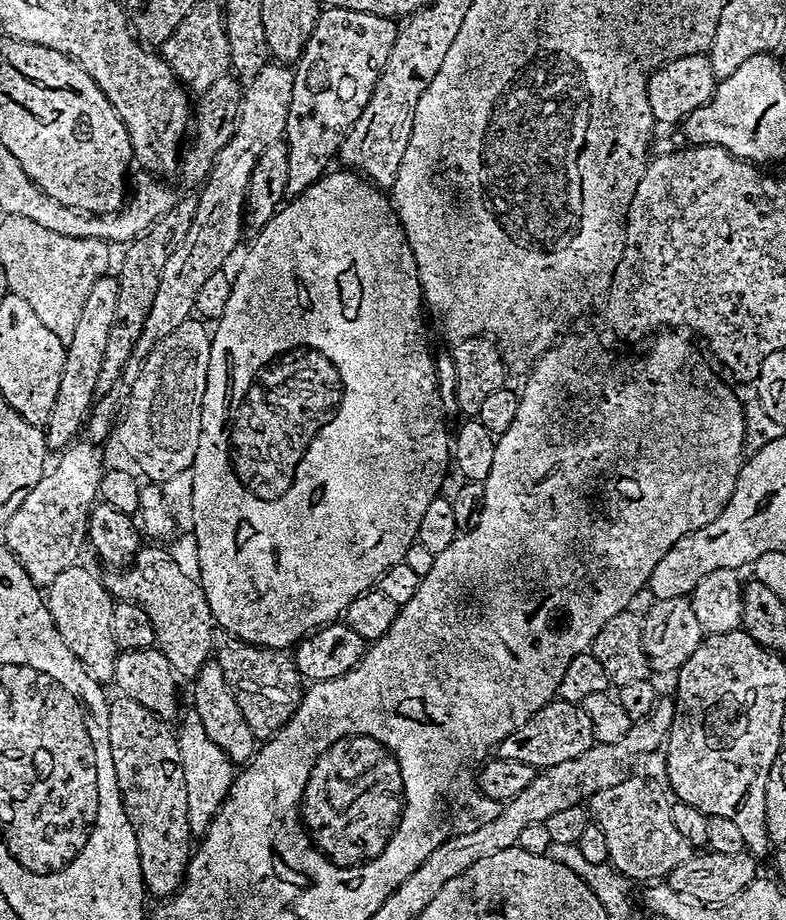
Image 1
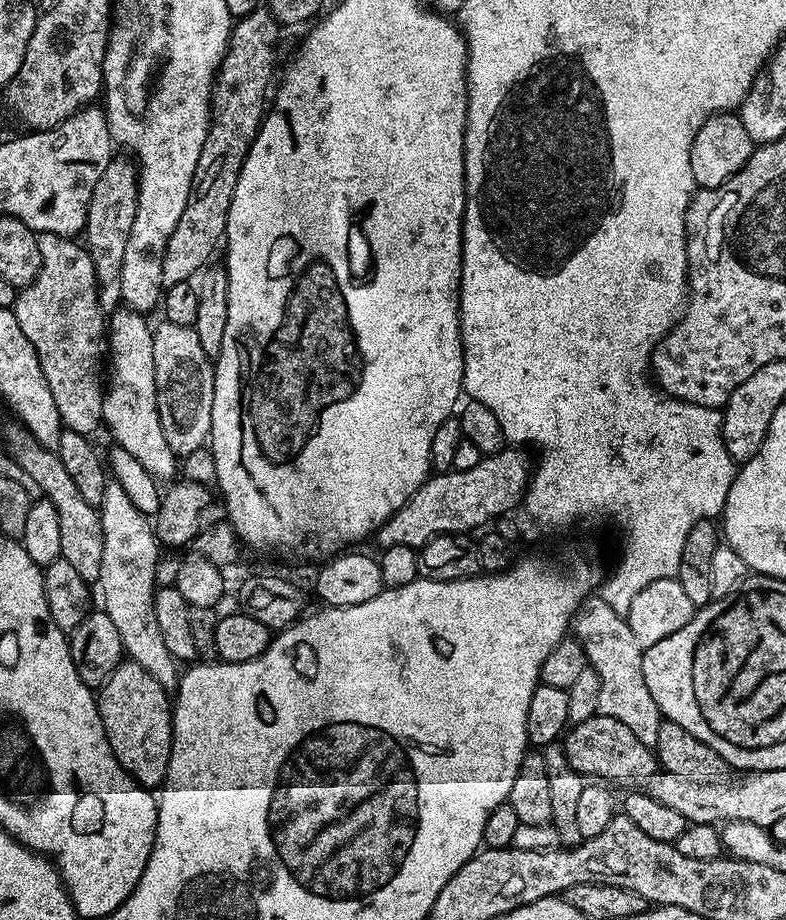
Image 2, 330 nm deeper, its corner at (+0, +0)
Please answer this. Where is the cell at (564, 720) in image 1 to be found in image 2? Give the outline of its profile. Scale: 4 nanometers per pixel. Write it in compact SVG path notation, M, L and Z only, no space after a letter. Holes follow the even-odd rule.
M599 714L586 718L586 722L578 722L567 729L562 743L570 766L585 778L599 778L604 782L613 782L612 780L640 780L640 782L644 782L658 768L655 751L647 748L642 742L638 742L638 738L634 738L634 733L627 726L622 726L622 722L618 722L618 718Z

